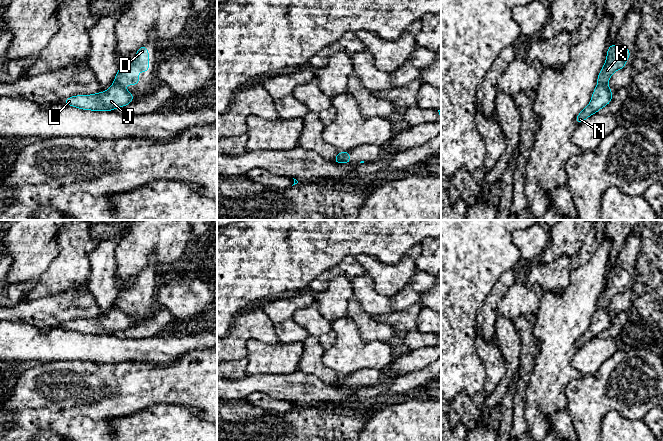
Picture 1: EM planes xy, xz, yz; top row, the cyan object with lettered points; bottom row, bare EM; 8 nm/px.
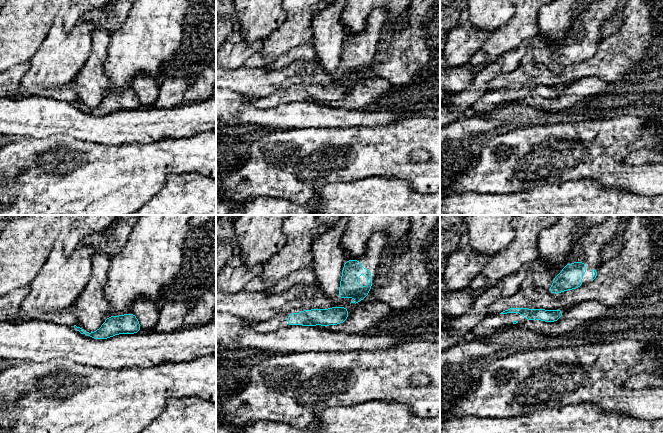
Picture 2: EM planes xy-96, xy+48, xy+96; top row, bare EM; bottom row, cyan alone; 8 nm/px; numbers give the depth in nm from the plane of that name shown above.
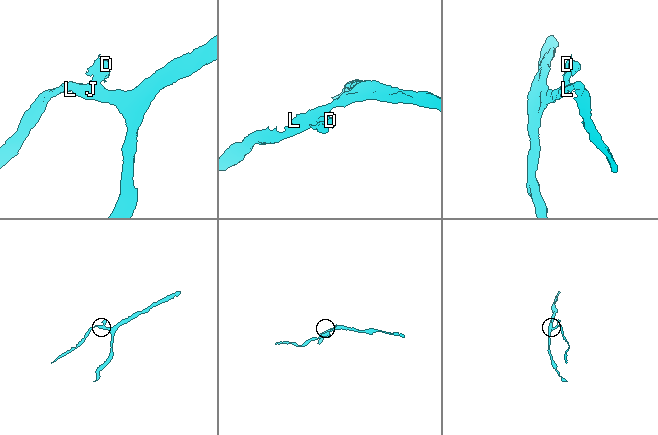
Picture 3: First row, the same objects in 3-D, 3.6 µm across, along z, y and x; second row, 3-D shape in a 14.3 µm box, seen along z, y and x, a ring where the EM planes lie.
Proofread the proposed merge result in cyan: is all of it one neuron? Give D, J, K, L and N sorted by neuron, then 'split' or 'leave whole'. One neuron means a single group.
D K / J L N; split

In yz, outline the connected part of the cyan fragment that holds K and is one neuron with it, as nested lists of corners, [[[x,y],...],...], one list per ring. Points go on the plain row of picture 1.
[[[614,267],[607,273],[604,290],[598,298],[597,308],[608,310],[611,299],[624,292],[626,285],[630,282],[630,275],[625,270],[616,270]]]

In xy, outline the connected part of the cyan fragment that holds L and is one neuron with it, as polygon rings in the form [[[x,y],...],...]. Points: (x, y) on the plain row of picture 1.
[[[113,307],[106,315],[91,319],[76,319],[66,322],[64,327],[82,334],[113,335],[130,328],[134,319],[118,307]]]

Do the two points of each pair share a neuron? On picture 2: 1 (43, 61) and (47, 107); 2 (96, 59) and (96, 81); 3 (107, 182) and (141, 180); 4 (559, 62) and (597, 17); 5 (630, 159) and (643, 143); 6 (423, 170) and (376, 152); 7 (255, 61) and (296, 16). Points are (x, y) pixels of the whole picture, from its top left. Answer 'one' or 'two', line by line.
1: two
2: one
3: one
4: one
5: two
6: one
7: one

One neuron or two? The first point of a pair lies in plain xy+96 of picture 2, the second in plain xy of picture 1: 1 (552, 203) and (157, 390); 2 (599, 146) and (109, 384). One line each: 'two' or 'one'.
1: two
2: one

